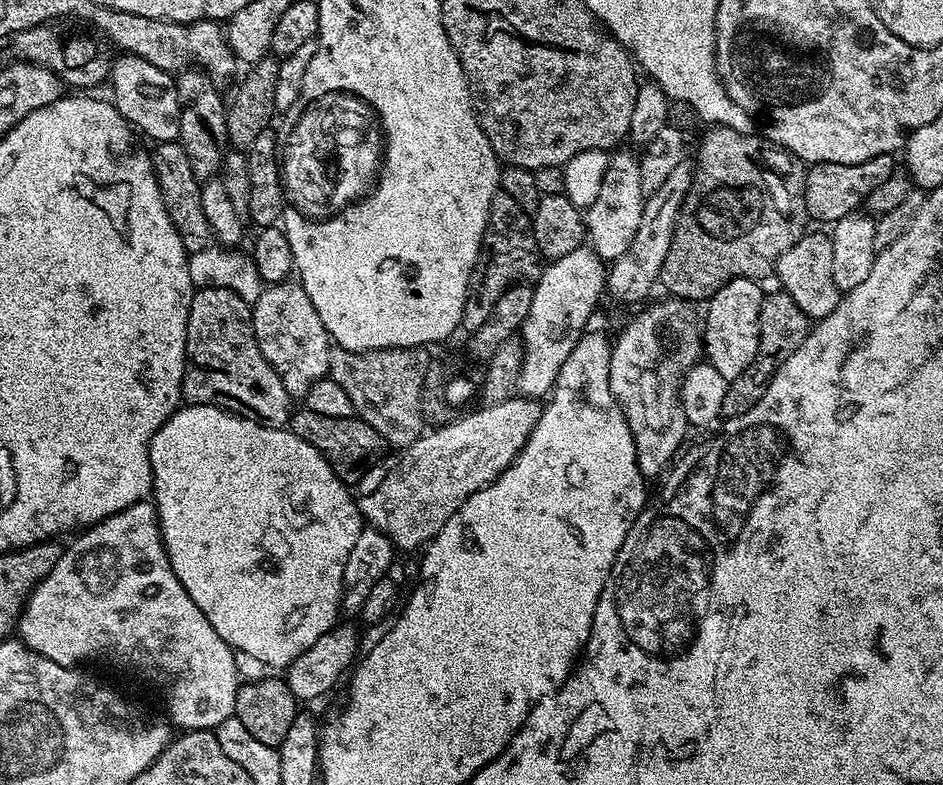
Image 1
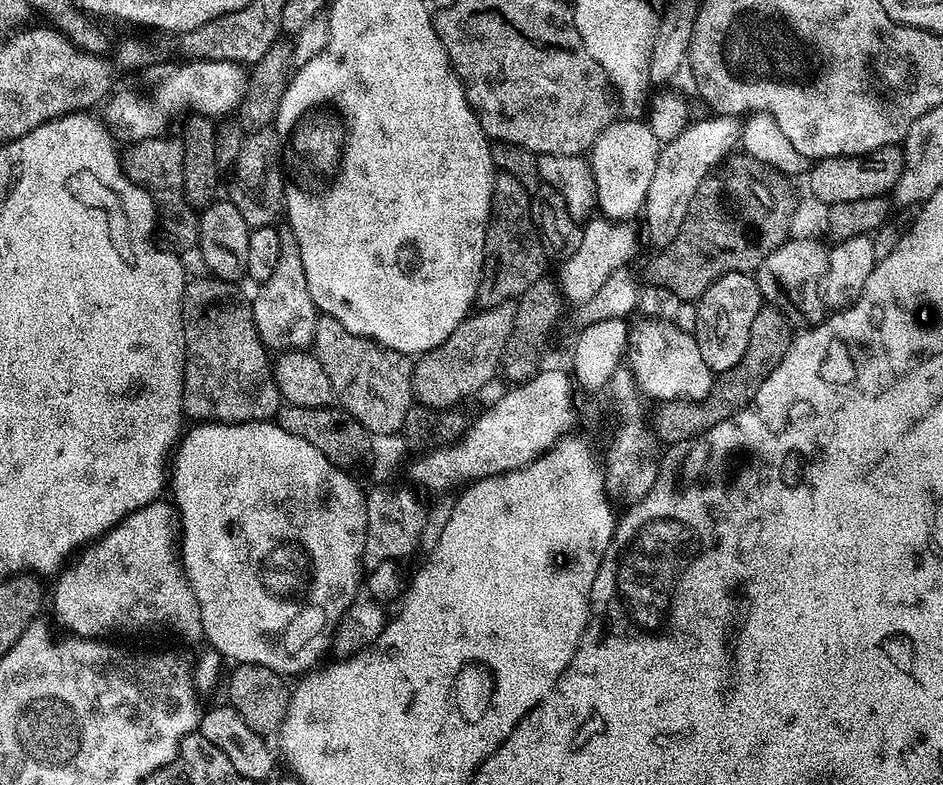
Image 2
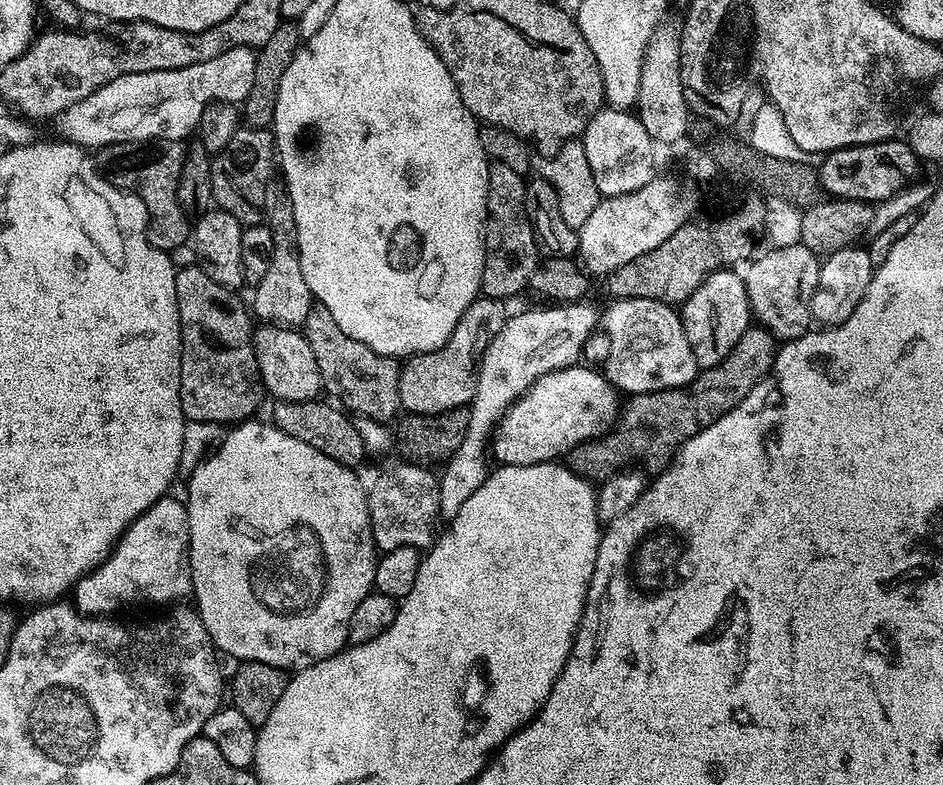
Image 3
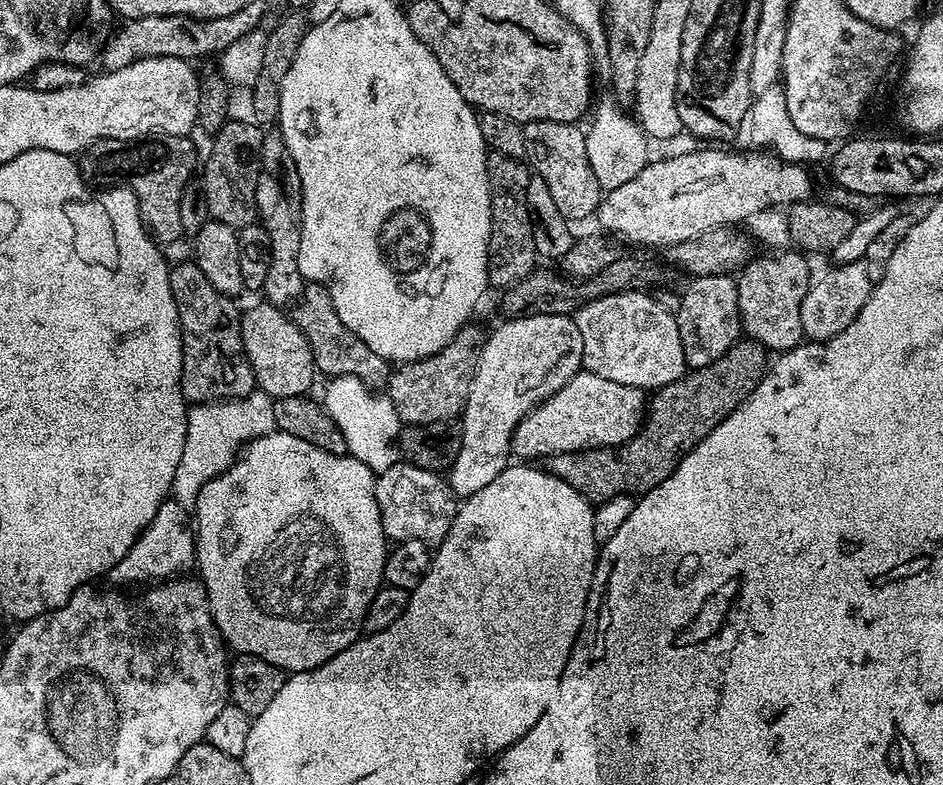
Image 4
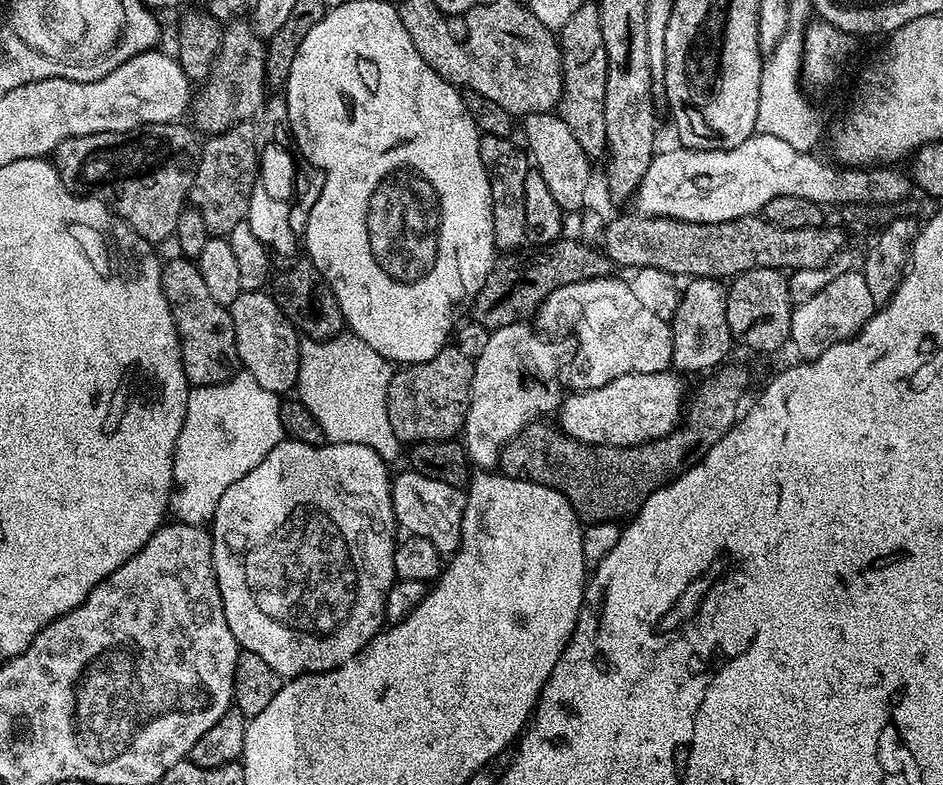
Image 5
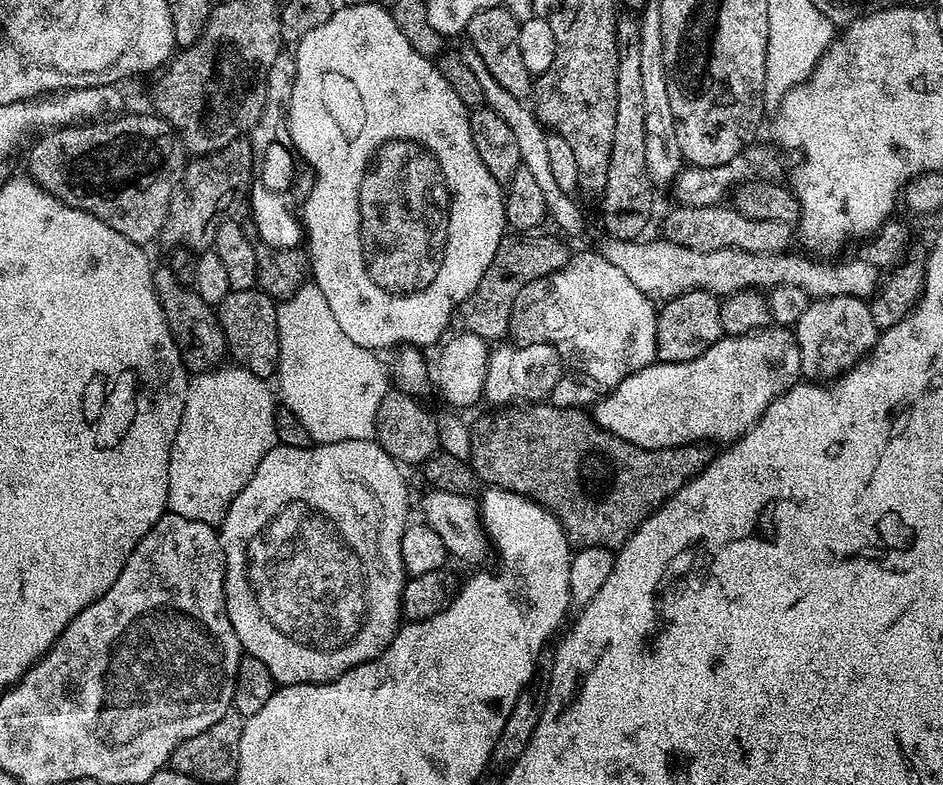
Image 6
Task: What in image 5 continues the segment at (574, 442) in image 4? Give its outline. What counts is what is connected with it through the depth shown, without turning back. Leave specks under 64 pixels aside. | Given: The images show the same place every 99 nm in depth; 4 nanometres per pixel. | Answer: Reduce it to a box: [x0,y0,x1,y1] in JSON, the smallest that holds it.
[558,370,686,448]

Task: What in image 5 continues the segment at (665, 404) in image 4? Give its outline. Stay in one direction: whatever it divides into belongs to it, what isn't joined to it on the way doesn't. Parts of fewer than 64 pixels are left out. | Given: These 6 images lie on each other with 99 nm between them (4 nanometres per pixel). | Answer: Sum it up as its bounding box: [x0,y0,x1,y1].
[499,363,748,521]

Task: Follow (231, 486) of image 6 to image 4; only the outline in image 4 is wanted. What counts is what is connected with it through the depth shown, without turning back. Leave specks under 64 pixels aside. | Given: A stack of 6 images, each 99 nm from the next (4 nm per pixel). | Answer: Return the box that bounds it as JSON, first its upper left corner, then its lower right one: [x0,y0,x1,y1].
[171,390,275,509]

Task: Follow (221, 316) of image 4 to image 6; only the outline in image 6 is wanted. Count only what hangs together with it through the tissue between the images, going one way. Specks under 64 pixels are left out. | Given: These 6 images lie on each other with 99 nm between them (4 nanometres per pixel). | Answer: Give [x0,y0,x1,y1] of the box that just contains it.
[152,266,228,373]

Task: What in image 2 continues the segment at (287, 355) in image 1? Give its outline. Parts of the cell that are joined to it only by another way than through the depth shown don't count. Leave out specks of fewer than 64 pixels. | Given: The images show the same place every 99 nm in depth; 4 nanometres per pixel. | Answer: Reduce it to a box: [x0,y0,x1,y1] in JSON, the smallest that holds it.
[250,226,318,354]

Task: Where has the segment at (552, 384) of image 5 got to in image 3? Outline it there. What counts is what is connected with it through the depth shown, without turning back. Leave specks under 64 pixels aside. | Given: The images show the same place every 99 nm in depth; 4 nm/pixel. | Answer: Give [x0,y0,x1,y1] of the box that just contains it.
[439,302,602,522]

